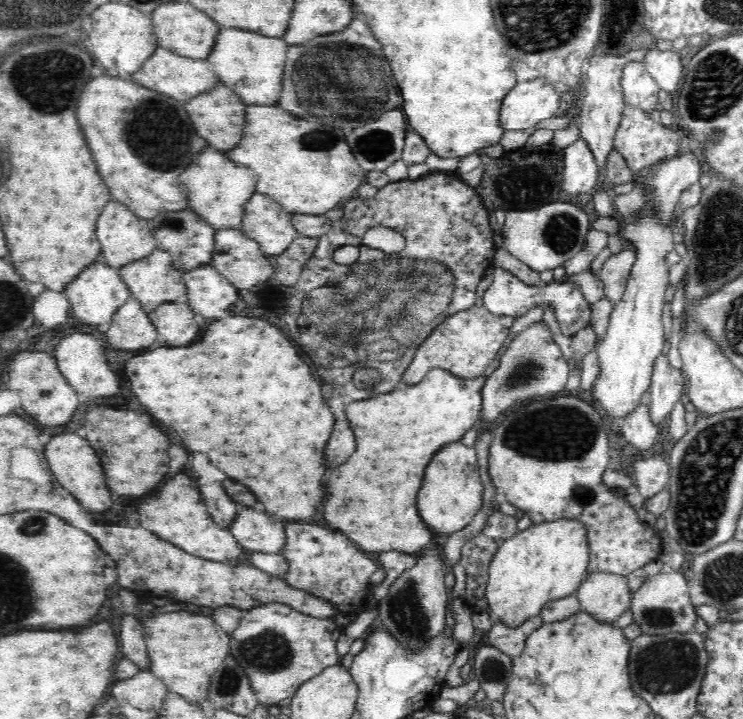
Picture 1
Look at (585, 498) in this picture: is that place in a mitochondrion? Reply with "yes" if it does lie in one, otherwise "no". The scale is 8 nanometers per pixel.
yes

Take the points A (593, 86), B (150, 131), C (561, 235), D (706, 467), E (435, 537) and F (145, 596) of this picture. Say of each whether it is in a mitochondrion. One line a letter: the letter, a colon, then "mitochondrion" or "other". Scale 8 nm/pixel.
A: other
B: mitochondrion
C: mitochondrion
D: mitochondrion
E: other
F: other

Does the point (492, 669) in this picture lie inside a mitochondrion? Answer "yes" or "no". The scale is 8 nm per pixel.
yes

